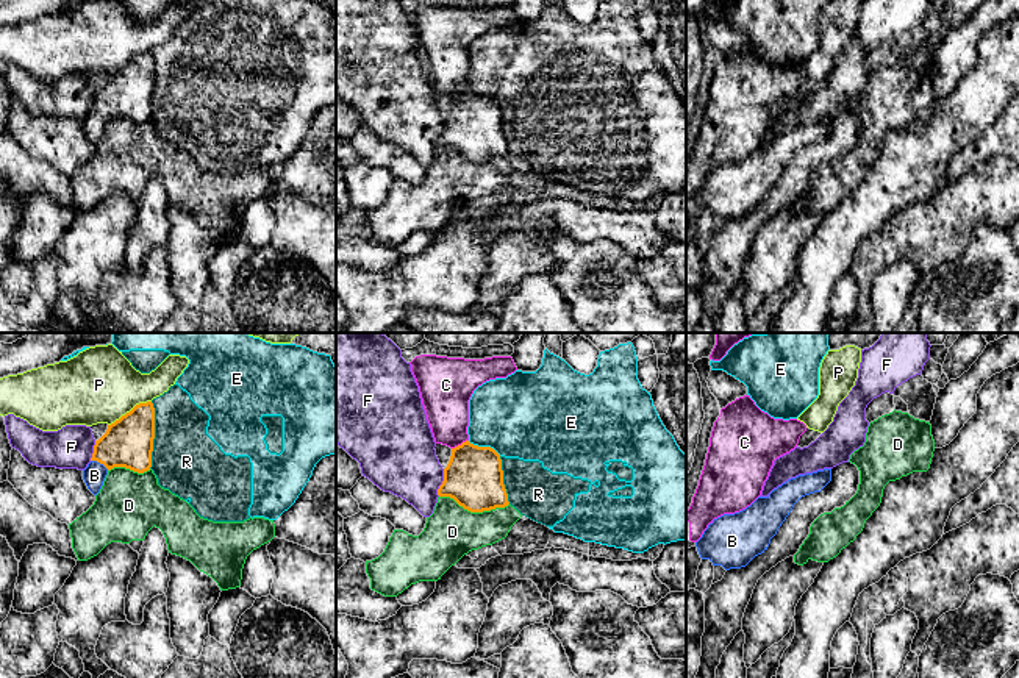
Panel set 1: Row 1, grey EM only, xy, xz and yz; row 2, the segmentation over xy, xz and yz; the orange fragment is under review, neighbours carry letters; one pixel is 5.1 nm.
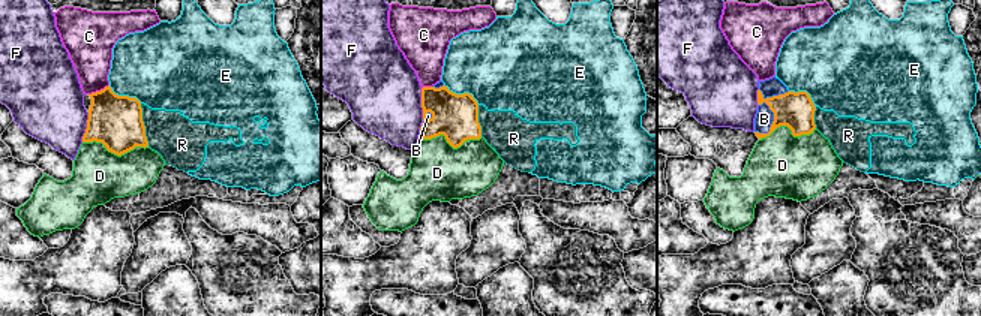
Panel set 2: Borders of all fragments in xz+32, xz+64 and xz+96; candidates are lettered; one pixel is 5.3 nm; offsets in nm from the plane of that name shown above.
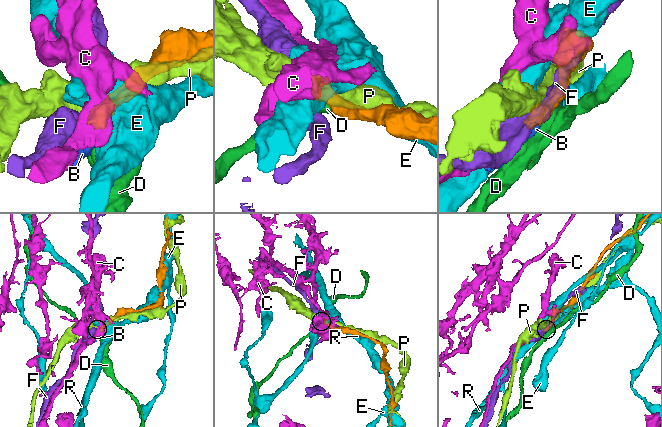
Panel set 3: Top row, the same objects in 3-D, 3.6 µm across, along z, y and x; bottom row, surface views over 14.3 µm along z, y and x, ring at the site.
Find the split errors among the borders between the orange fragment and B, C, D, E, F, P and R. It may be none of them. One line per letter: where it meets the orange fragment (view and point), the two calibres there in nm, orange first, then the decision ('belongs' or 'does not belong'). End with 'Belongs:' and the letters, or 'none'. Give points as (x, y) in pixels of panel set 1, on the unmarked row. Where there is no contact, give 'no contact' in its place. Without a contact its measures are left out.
B: meets orange in xy at (100, 113); 260 nm thick on the orange side, 120 nm on the other; belongs
C: meets orange in xz at (461, 94); 300 nm thick on the orange side, 240 nm on the other; does not belong
D: meets orange in xz at (474, 161); 300 nm thick on the orange side, 280 nm on the other; does not belong
E: meets orange in xz at (485, 97); 300 nm thick on the orange side, 440 nm on the other; does not belong
F: meets orange in xz at (443, 133); 300 nm thick on the orange side, 360 nm on the other; does not belong
P: meets orange in xy at (130, 61); 260 nm thick on the orange side, 380 nm on the other; does not belong
R: meets orange in xy at (153, 85); 260 nm thick on the orange side, 340 nm on the other; does not belong
Belongs: B

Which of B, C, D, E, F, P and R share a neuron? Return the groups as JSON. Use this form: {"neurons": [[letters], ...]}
{"neurons": [["B"], ["C"], ["D"], ["E", "R"], ["F"], ["P"]]}

